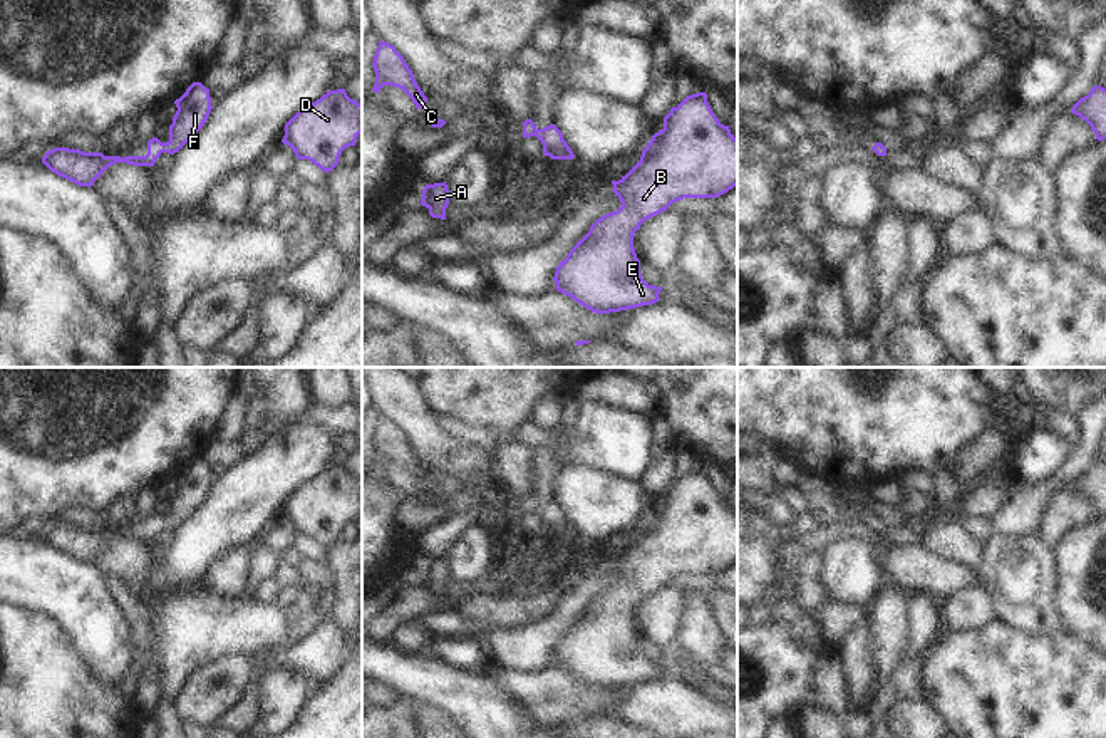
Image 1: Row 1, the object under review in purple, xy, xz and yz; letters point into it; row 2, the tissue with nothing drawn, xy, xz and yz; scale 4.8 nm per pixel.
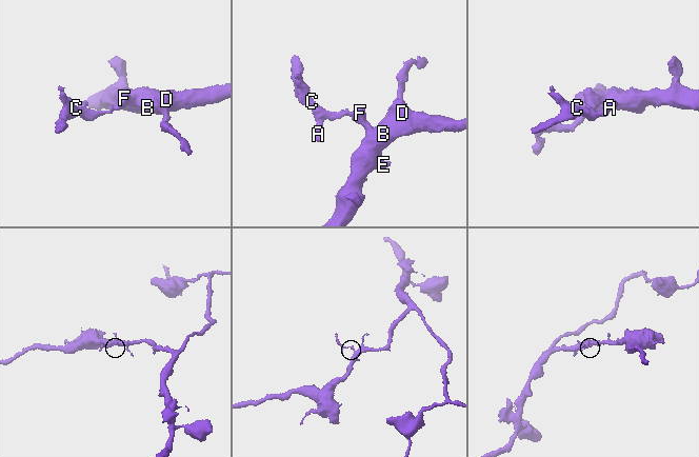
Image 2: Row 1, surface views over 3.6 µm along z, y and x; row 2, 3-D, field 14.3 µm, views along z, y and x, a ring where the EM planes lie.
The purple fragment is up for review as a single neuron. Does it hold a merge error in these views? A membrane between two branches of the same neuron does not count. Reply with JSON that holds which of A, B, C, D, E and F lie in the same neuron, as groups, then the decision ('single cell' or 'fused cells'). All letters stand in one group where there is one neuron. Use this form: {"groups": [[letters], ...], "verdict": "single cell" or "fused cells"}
{"groups": [["A", "B", "C", "D", "E", "F"]], "verdict": "single cell"}

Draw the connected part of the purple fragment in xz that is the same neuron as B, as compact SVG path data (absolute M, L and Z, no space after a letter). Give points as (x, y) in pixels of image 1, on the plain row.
M705 468L687 471L664 493L664 505L652 512L642 527L640 537L618 557L612 557L612 560L612 567L618 572L622 582L603 590L590 602L590 607L560 637L553 652L558 668L595 689L628 686L660 676L662 663L649 661L642 654L640 636L633 624L633 611L645 595L667 587L675 577L684 574L717 574L737 562L737 515L731 510L729 502L719 498L707 478Z

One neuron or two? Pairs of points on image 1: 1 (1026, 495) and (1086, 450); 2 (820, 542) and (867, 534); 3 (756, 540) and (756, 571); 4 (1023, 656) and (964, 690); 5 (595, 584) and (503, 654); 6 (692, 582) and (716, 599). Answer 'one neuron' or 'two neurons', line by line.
1: one neuron
2: one neuron
3: one neuron
4: one neuron
5: one neuron
6: two neurons

